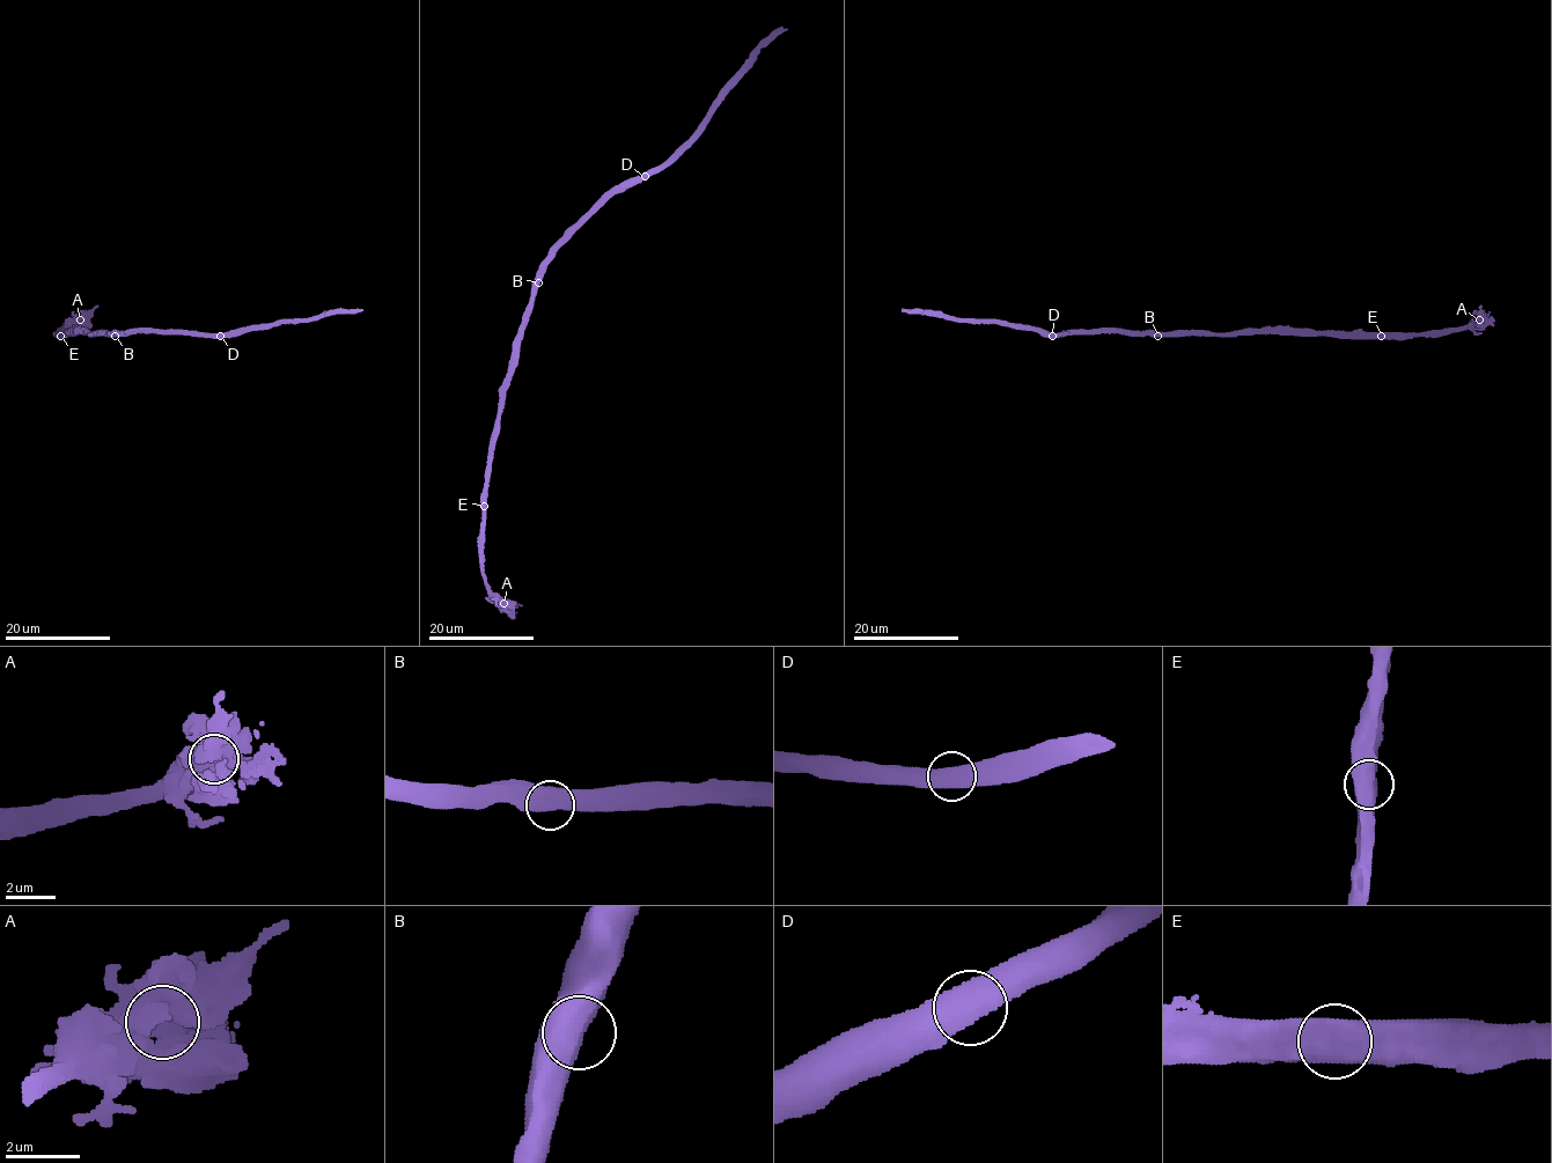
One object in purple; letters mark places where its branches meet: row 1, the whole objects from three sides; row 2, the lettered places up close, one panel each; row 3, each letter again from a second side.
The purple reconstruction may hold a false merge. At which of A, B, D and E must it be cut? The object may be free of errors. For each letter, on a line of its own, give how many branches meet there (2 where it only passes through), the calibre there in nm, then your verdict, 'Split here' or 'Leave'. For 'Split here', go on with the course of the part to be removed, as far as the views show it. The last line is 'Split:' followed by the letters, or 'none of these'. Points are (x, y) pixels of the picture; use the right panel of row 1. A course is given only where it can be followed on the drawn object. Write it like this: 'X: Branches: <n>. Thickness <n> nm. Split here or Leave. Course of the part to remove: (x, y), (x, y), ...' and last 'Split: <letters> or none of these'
A: Branches: 1. Thickness 1450 nm. Leave
B: Branches: 1. Thickness 800 nm. Leave
D: Branches: 2. Thickness 750 nm. Leave
E: Branches: 2. Thickness 750 nm. Leave
Split: none of these

